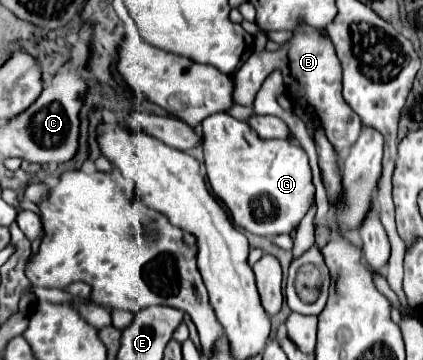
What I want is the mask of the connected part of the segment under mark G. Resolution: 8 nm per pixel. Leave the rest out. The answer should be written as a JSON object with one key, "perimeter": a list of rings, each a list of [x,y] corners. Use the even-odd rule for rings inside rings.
{"perimeter":[[[224,112],[202,120],[202,148],[206,178],[212,192],[226,204],[236,226],[258,234],[290,234],[314,198],[312,172],[306,152],[288,140],[262,140],[246,122]]]}

